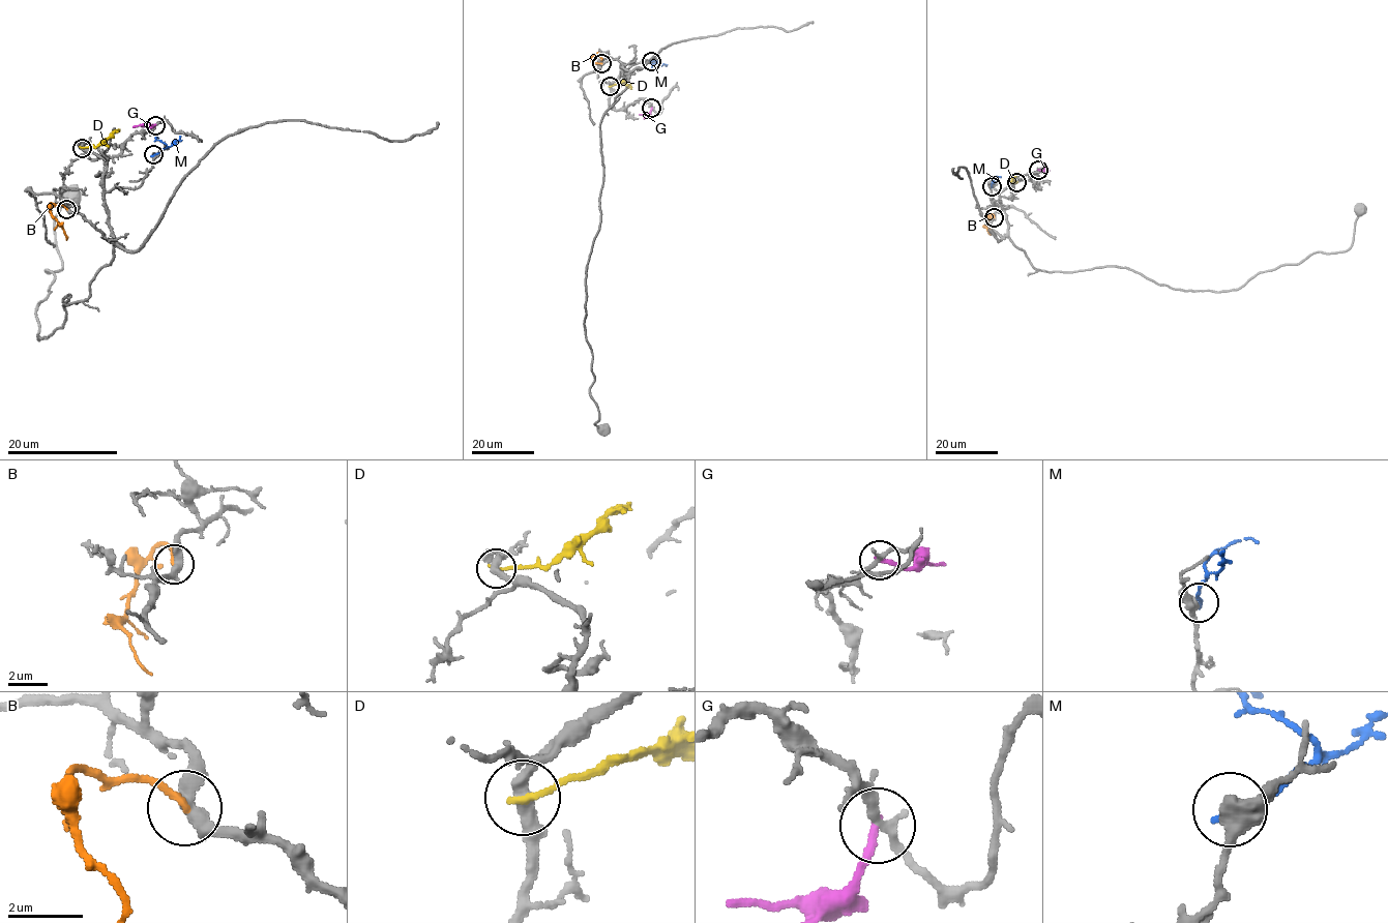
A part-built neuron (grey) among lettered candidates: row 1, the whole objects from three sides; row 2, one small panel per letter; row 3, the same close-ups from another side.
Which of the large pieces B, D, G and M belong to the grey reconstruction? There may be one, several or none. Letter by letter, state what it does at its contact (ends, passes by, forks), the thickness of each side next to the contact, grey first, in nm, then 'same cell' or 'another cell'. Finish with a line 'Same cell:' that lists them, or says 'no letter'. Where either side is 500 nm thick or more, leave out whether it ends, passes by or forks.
B: it ends | 400/180 nm | same cell
D: it ends | 360/160 nm | another cell
G: it ends | 240/220 nm | another cell
M: it ends | 440/190 nm | another cell
Same cell: B

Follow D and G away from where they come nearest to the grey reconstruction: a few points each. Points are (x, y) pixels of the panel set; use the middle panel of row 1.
D: (610, 86), (620, 83), (628, 86), (630, 83)
G: (652, 108), (649, 113), (640, 114)

